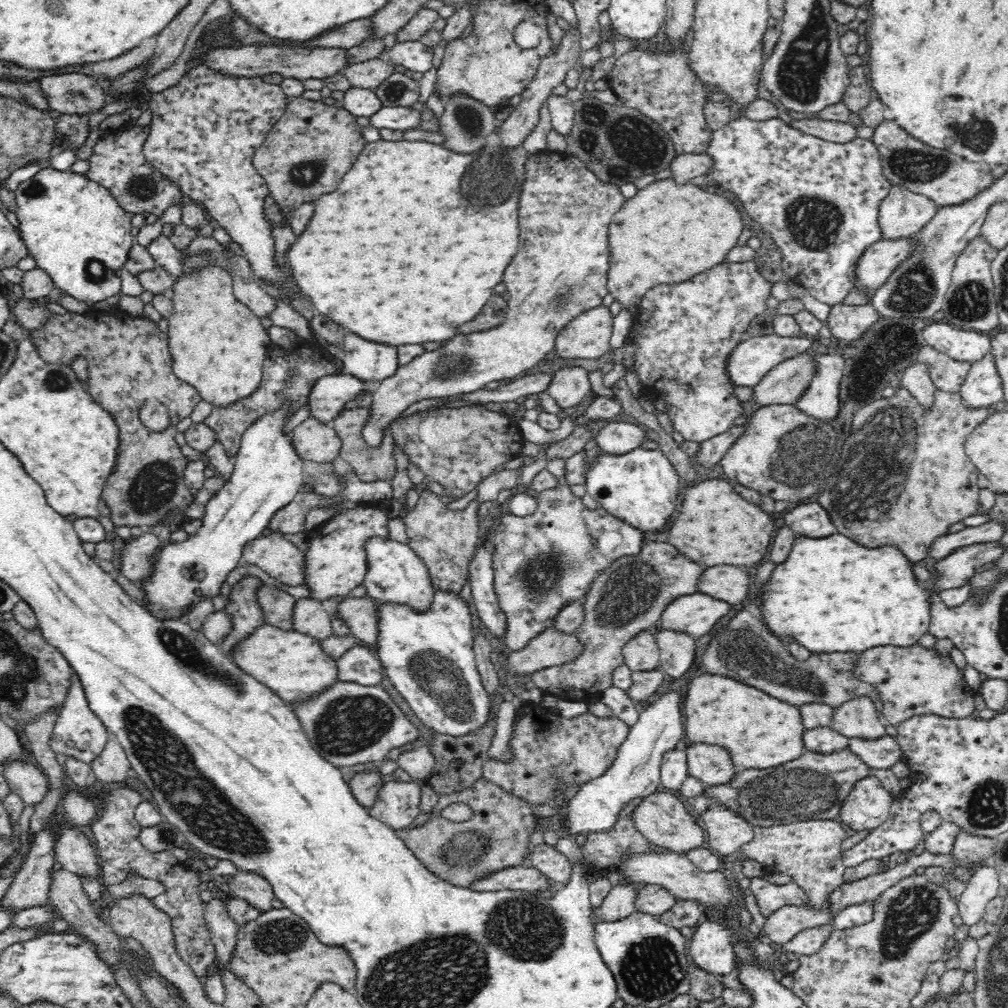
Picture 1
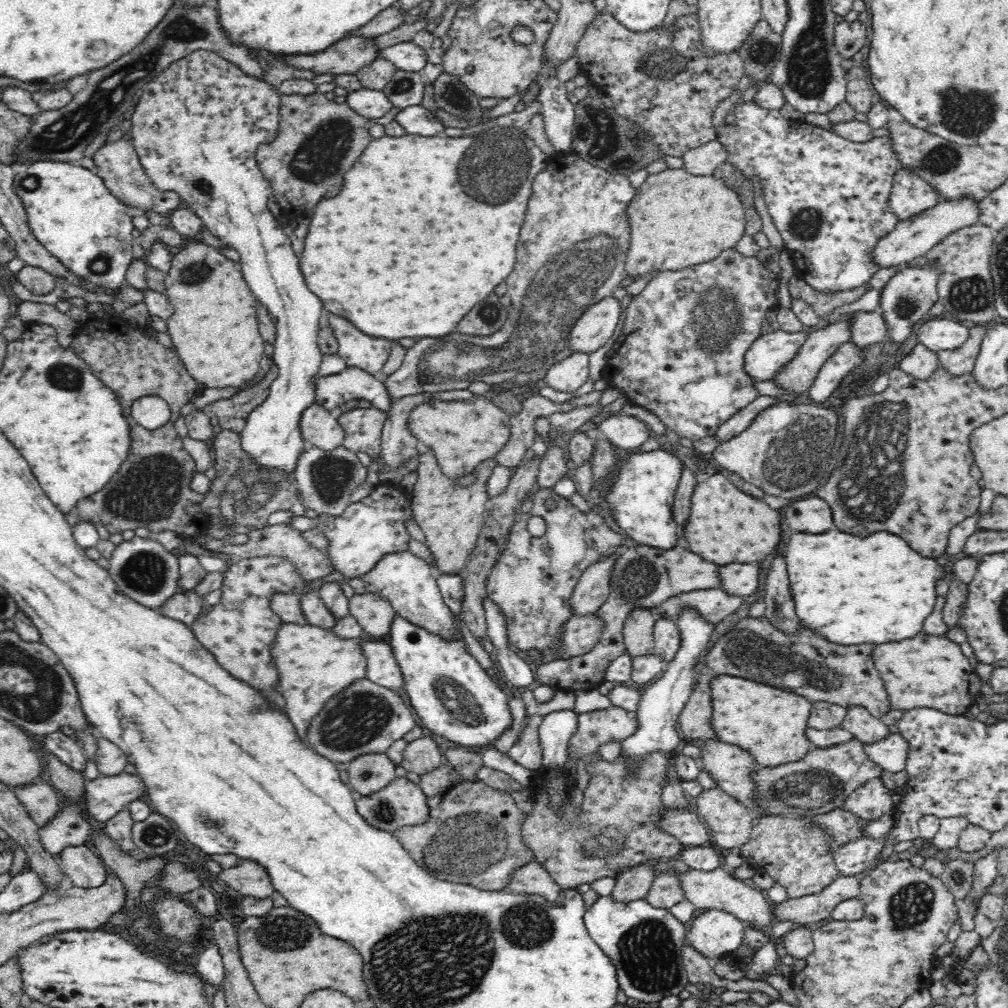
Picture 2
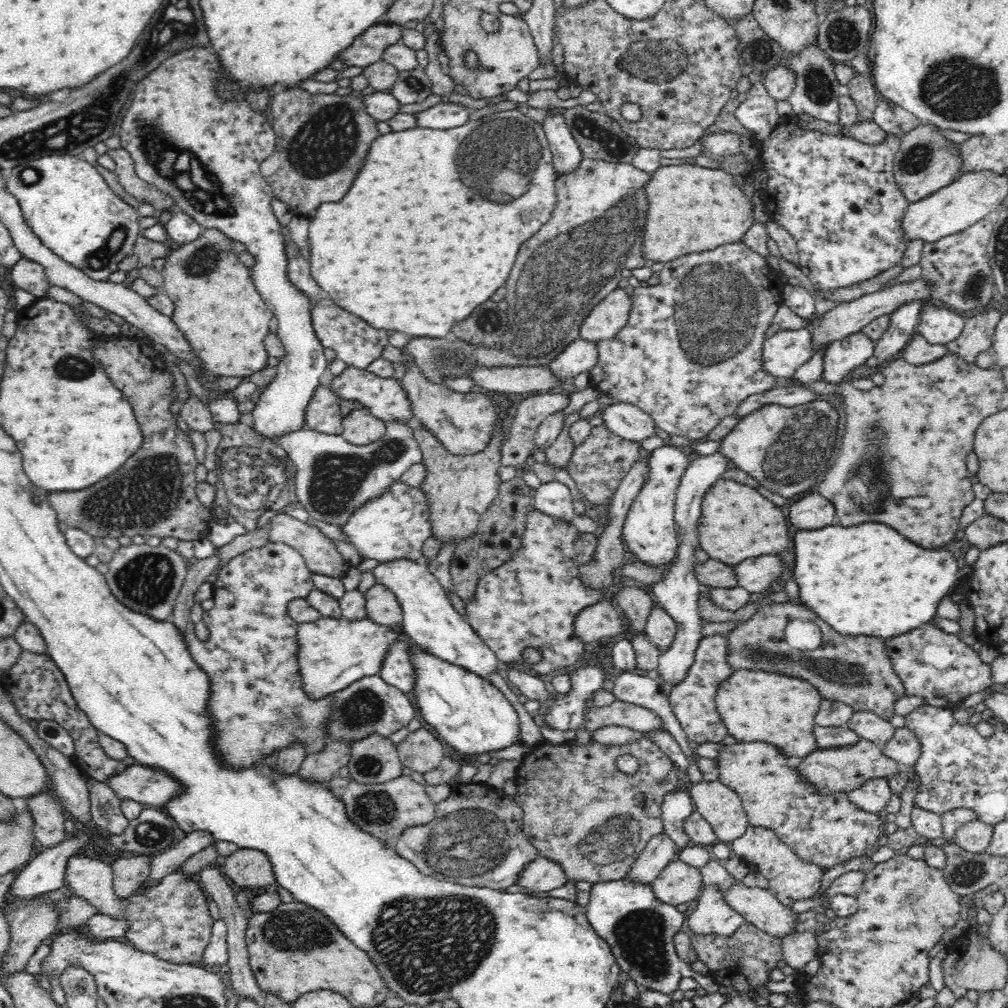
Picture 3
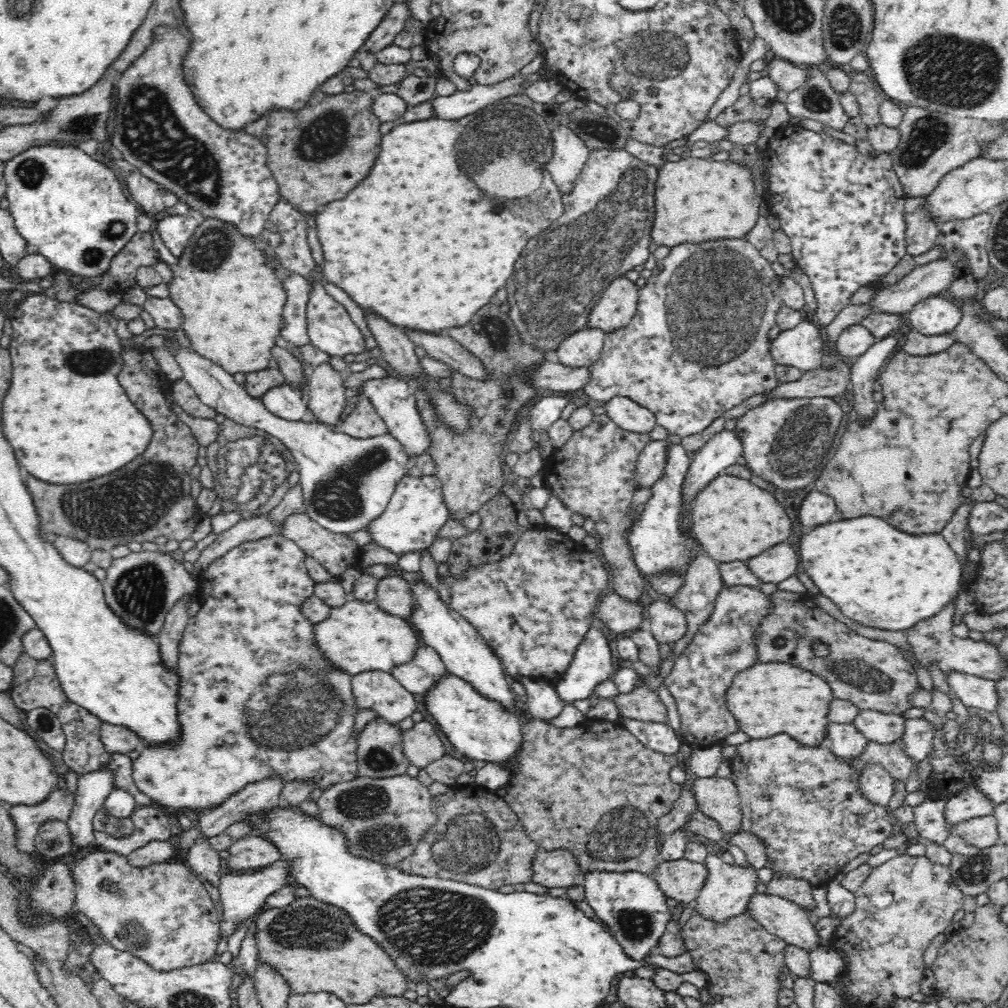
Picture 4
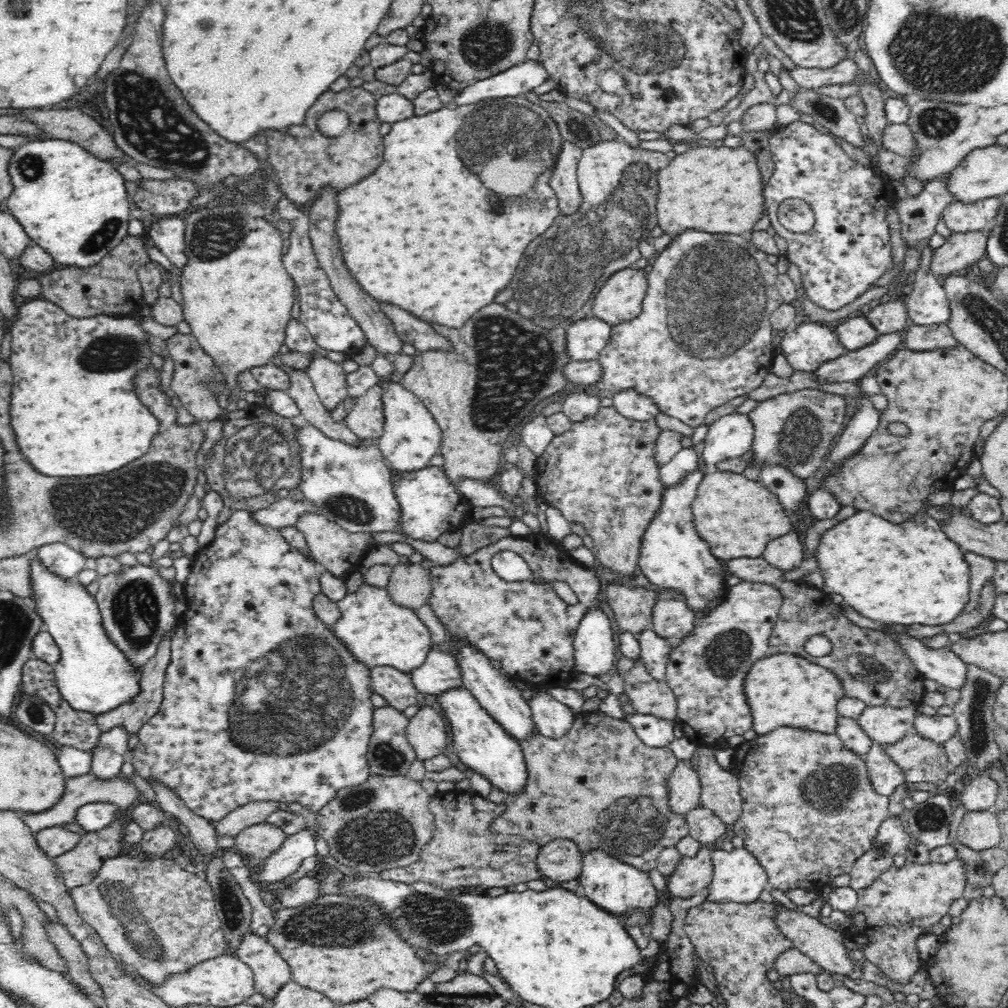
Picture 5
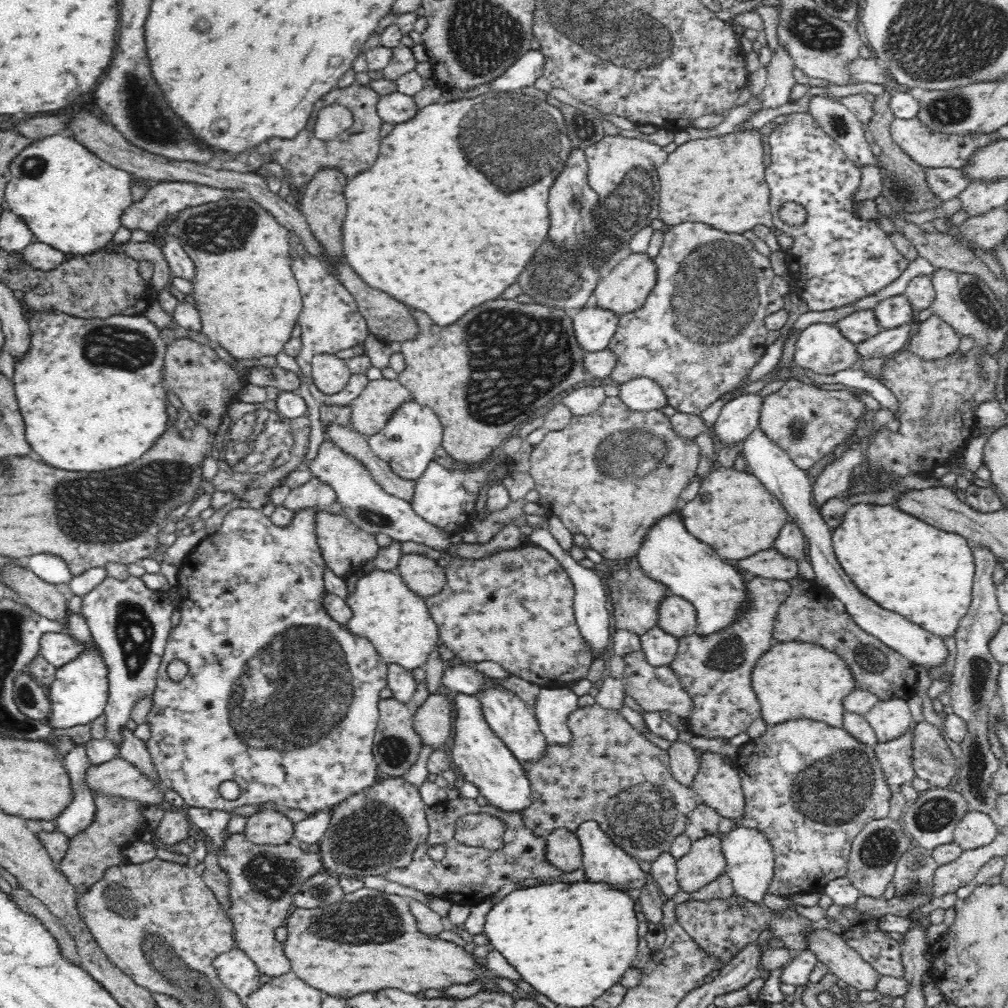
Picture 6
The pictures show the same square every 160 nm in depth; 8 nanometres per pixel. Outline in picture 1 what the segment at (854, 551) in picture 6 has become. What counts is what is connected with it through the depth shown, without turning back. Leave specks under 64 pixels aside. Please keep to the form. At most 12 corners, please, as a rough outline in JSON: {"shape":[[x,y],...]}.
{"shape":[[800,538],[766,612],[816,655],[917,643],[930,588],[898,545]]}

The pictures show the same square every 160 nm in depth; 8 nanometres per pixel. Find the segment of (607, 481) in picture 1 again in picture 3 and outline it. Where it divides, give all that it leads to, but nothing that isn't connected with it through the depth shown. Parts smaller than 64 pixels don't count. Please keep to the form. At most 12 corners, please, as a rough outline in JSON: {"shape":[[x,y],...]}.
{"shape":[[668,443],[621,536],[645,566],[675,559],[675,496],[690,461]]}

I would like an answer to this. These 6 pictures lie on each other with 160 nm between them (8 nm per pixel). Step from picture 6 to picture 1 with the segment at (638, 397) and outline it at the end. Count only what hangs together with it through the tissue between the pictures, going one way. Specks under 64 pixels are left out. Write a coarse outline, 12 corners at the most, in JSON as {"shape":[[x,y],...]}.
{"shape":[[609,420],[596,434],[608,455],[642,446],[644,428]]}

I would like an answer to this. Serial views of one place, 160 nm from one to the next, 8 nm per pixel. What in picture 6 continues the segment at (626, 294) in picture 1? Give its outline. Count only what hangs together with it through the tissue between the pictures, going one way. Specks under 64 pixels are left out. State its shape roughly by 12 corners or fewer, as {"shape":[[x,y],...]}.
{"shape":[[760,128],[688,140],[658,219],[772,227]]}

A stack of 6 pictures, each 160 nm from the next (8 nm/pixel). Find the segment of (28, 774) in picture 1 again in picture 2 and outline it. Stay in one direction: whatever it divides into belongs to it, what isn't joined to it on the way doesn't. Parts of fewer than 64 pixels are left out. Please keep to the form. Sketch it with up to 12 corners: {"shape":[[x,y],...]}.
{"shape":[[50,783],[13,793],[39,828],[63,807]]}

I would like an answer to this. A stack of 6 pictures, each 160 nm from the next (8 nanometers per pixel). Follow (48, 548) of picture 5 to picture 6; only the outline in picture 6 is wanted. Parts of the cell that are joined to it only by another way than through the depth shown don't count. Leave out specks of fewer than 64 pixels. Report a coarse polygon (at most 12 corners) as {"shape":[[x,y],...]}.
{"shape":[[53,554],[28,557],[28,568],[44,582],[58,586],[73,578]]}

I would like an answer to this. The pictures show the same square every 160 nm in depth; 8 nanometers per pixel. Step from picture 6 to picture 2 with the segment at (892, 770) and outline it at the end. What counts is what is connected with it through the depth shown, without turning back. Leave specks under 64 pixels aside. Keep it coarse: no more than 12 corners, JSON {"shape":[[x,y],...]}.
{"shape":[[880,777],[866,781],[843,808],[873,821],[894,811],[892,791]]}

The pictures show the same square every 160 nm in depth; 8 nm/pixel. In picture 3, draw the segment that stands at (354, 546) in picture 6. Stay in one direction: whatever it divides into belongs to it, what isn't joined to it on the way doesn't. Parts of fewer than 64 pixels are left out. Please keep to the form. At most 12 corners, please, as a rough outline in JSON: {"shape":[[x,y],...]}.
{"shape":[[276,514],[270,541],[292,545],[313,573],[340,578],[349,566],[318,525]]}

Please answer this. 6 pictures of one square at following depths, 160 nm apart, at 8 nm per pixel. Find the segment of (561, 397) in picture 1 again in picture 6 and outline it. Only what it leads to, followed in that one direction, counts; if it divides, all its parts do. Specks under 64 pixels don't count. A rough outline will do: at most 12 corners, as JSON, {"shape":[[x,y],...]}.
{"shape":[[586,306],[572,313],[586,352],[605,349],[619,328],[612,309]]}

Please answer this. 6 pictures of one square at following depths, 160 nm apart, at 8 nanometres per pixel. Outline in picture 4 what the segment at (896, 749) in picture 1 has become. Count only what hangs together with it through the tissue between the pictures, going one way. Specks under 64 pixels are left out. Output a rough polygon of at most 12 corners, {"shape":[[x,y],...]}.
{"shape":[[910,718],[902,742],[919,761],[934,750],[938,729],[926,718]]}

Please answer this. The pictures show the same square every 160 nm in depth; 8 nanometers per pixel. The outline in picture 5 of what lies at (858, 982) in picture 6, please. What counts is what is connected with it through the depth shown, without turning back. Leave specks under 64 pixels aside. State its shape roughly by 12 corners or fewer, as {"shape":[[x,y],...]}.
{"shape":[[776,903],[782,933],[828,972],[856,966],[844,934]]}

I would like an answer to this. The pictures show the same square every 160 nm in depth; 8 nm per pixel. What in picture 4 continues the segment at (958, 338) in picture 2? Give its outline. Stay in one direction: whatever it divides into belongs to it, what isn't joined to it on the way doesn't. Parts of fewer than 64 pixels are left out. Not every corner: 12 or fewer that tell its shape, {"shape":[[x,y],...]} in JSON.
{"shape":[[945,293],[914,304],[906,319],[924,335],[952,334],[961,319]]}

